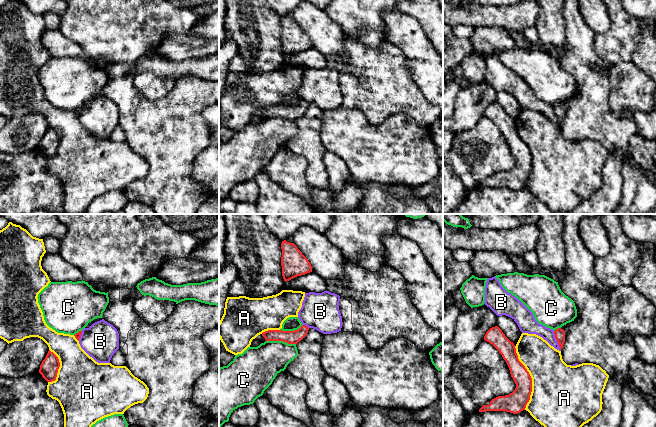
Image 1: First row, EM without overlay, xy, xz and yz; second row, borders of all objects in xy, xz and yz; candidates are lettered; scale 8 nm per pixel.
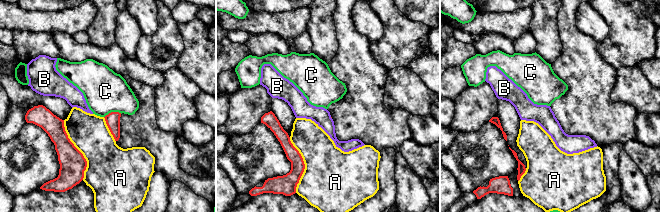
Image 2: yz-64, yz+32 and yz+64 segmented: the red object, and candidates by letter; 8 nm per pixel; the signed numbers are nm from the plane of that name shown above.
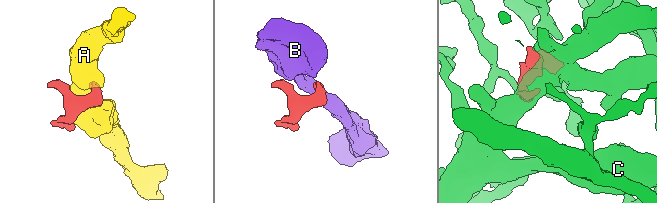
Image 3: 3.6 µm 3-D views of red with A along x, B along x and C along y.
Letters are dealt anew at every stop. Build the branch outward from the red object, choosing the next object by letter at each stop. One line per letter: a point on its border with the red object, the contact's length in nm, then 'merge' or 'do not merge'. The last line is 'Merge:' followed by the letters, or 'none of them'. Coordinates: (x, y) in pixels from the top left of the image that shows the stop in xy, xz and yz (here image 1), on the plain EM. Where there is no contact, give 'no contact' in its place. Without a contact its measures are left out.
A: yz (531, 154) | 500 nm | do not merge
B: yz (556, 115) | 160 nm | do not merge
C: xz (281, 116) | 240 nm | do not merge
Merge: none of them

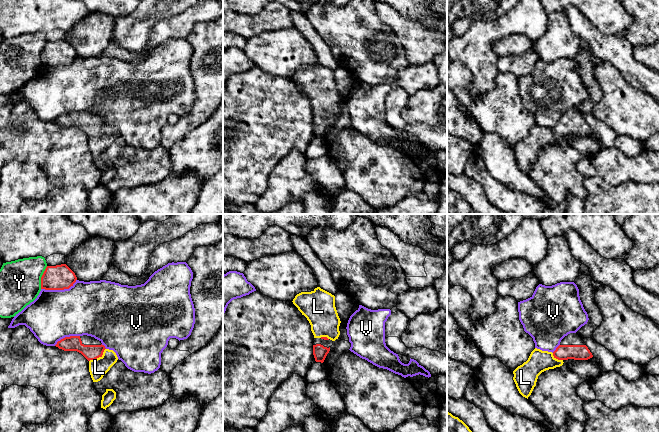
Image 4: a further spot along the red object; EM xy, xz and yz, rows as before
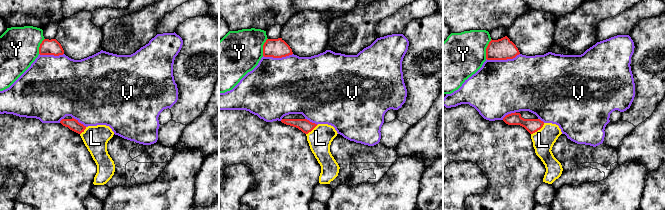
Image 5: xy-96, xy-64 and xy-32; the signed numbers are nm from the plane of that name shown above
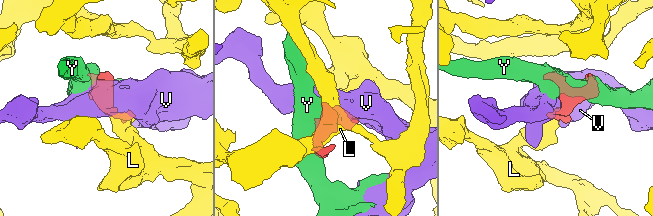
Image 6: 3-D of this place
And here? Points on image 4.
L: xy (98, 133) | 170 nm | merge
V: xy (59, 65) | 300 nm | do not merge
Y: xy (41, 53) | 190 nm | do not merge
Merge: L

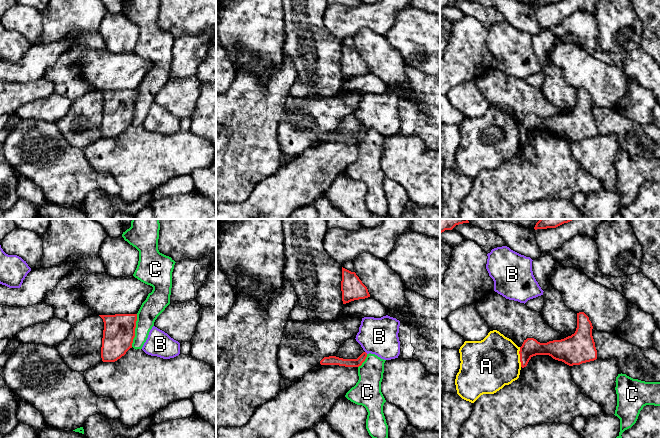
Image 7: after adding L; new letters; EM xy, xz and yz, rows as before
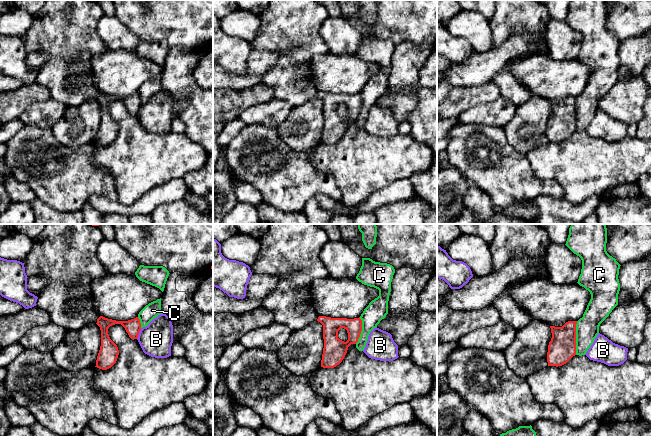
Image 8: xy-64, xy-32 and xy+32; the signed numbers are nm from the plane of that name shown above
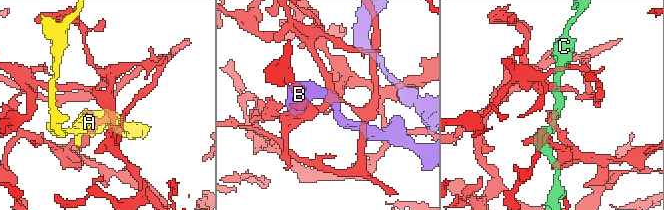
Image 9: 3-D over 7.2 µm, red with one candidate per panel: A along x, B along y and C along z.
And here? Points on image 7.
A: yz (520, 133) | 160 nm | do not merge
B: no contact | do not merge
C: xy (134, 106) | 260 nm | do not merge
Merge: none of them

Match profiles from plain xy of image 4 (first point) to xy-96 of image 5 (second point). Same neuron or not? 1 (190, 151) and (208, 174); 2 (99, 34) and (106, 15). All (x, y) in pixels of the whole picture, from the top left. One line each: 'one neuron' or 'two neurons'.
1: two neurons
2: two neurons

